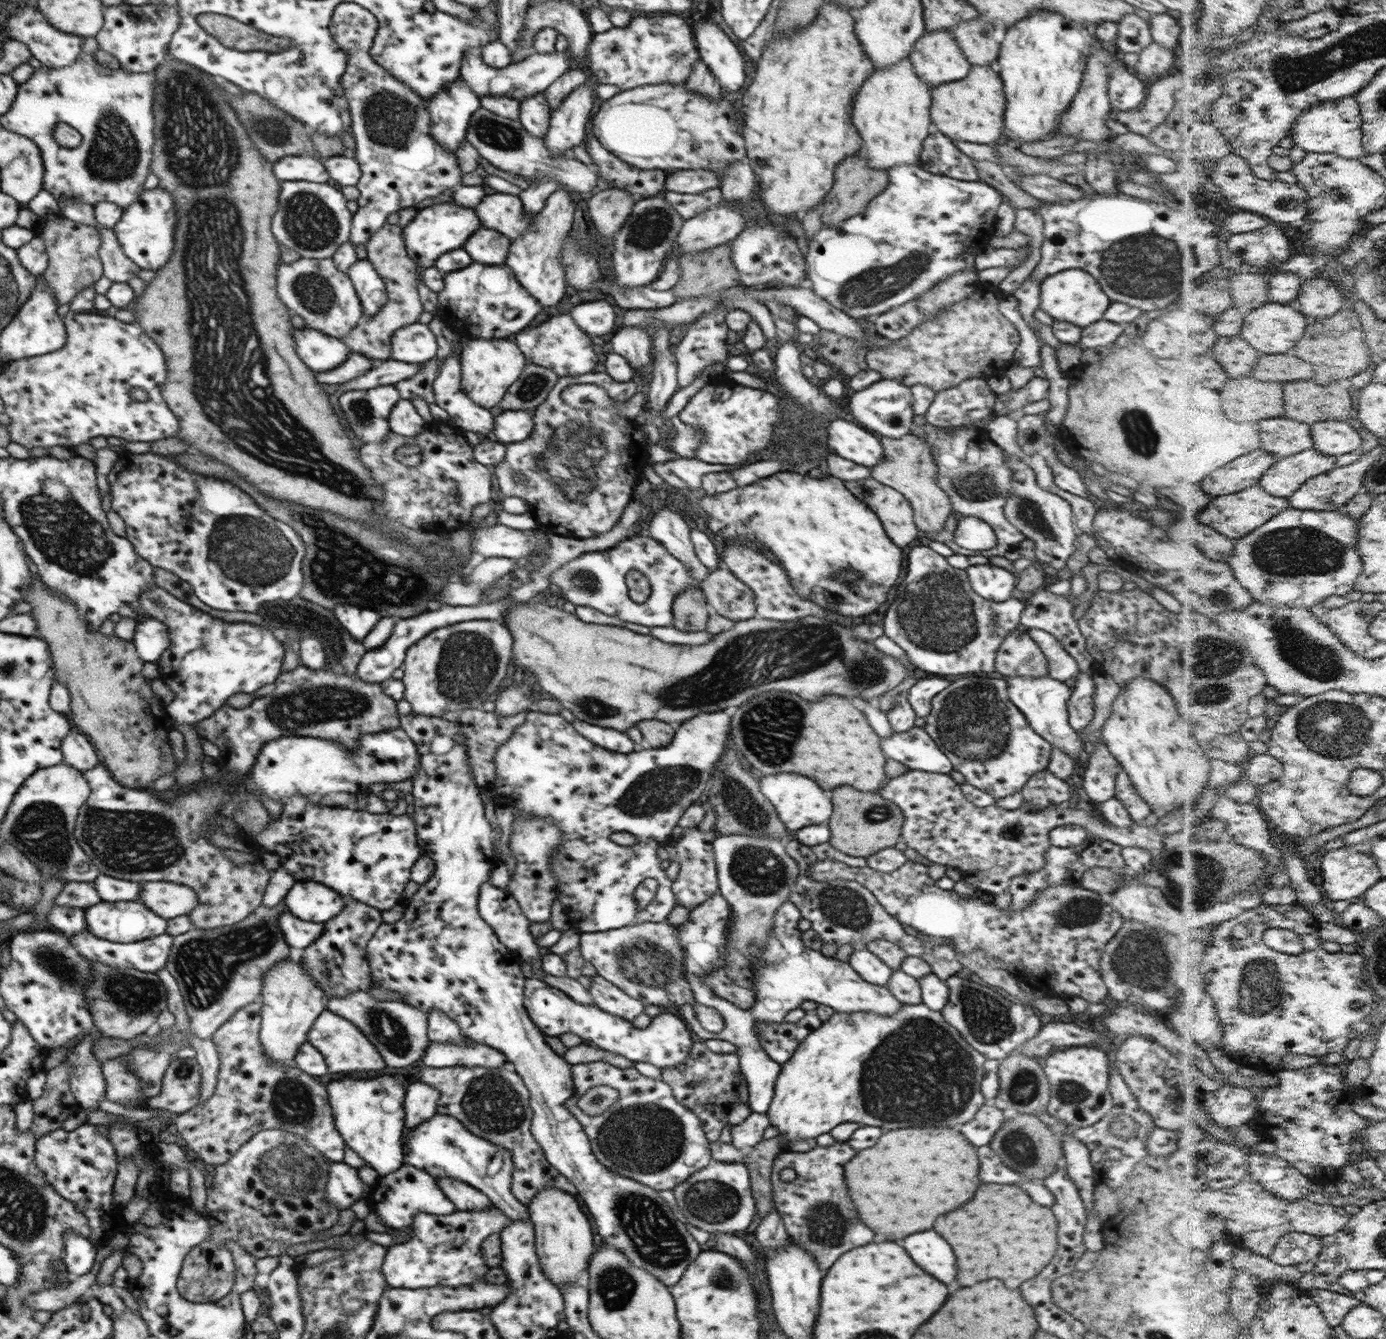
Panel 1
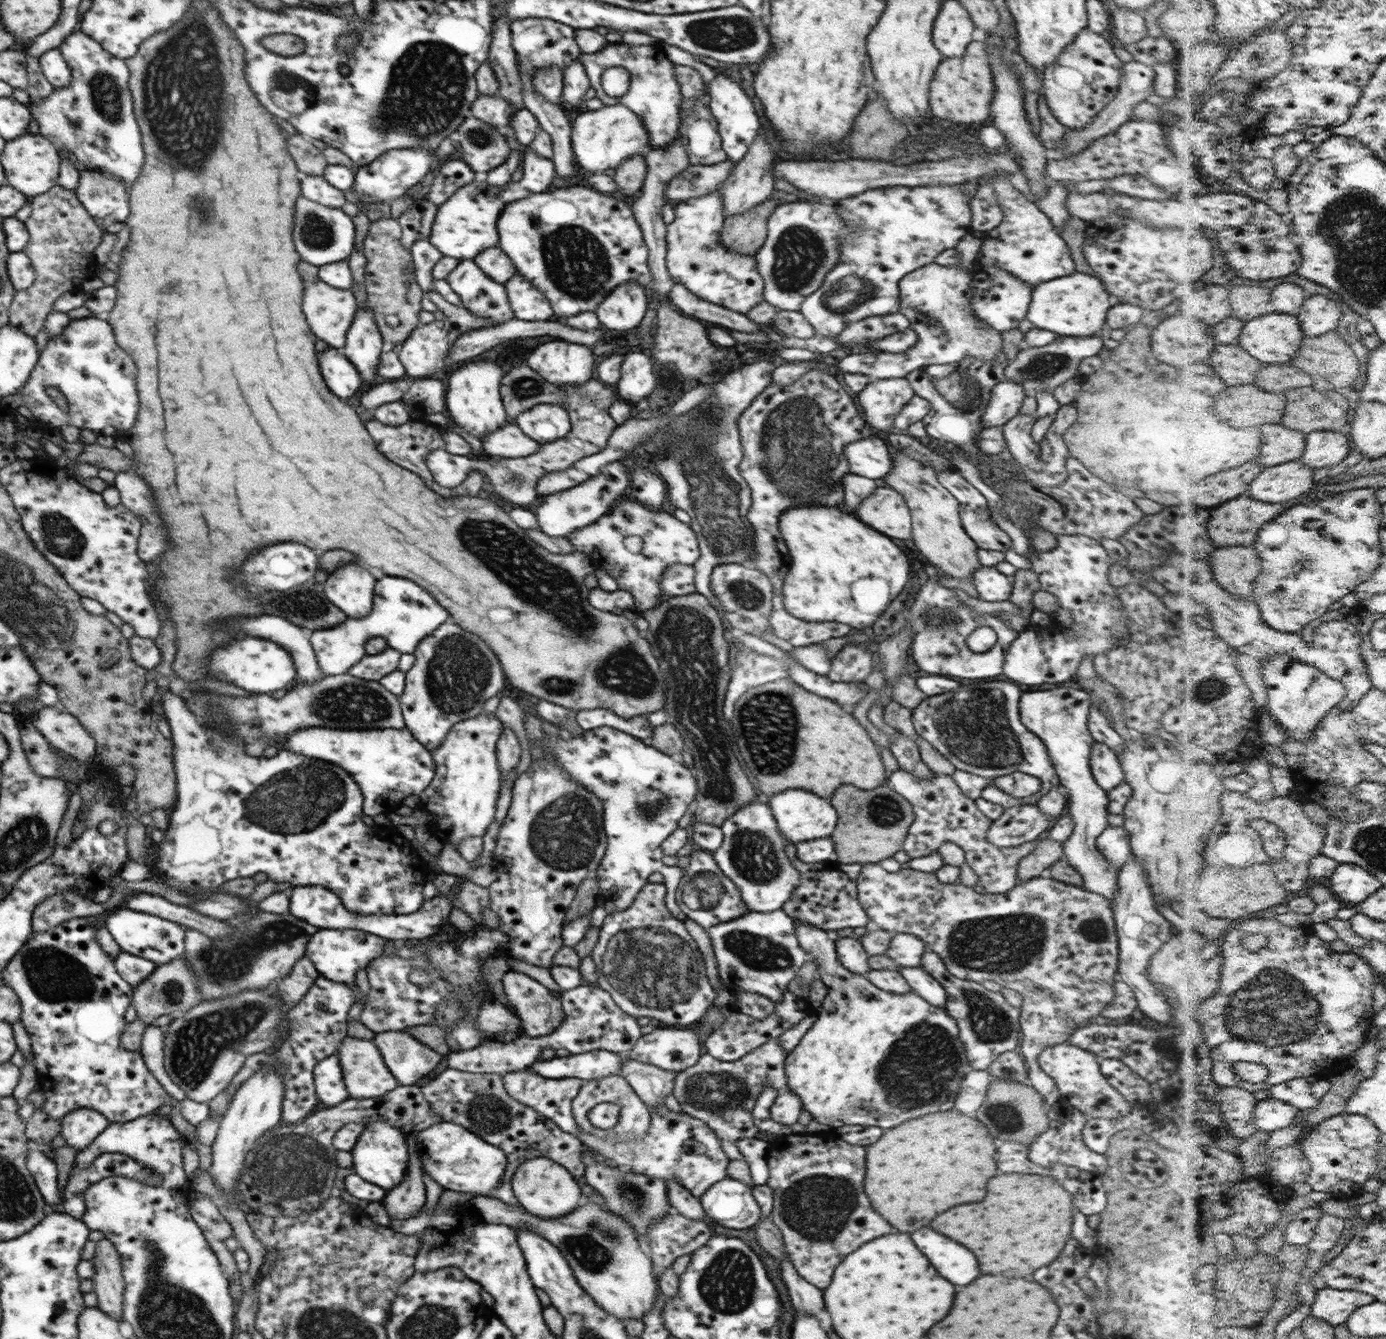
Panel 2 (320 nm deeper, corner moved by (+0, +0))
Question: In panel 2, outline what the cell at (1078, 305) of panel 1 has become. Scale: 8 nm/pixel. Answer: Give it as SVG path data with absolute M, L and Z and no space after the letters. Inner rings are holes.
M1074 271L1061 278L1054 278L1047 282L1040 282L1032 287L1030 292L1030 301L1026 310L1025 318L1031 322L1034 327L1048 330L1057 336L1069 337L1089 337L1093 336L1103 320L1106 319L1106 314L1113 303L1109 302L1109 295L1104 289L1101 281L1093 276Z

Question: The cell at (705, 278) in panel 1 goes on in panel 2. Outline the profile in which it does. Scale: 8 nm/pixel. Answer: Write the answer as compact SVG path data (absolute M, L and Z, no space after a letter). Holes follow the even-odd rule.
M777 193L751 210L724 217L718 241L726 248L742 255L754 256L767 234L766 222L781 200Z

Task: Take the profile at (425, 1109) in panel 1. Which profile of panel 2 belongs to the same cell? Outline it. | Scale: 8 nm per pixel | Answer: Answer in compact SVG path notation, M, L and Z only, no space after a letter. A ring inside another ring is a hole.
M405 1133L408 1148L406 1175L403 1180L386 1191L382 1198L382 1207L393 1224L399 1220L412 1220L425 1202L423 1181L421 1181L421 1160L416 1152L415 1133Z

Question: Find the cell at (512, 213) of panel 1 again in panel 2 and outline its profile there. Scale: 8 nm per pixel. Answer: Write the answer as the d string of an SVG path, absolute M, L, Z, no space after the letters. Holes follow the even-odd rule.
M588 186L552 188L509 202L499 214L495 228L499 234L497 246L512 262L516 274L543 293L555 316L567 318L594 311L610 290L624 282L637 282L646 292L649 291L652 276L646 264L648 250L630 207Z

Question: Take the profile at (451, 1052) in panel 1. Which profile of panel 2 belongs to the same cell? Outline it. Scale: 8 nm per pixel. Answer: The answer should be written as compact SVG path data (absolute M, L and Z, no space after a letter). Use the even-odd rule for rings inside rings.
M590 1049L566 1057L552 1056L547 1060L535 1060L524 1069L543 1078L580 1078L584 1082L610 1074L620 1074L624 1057L628 1056L608 1050Z

